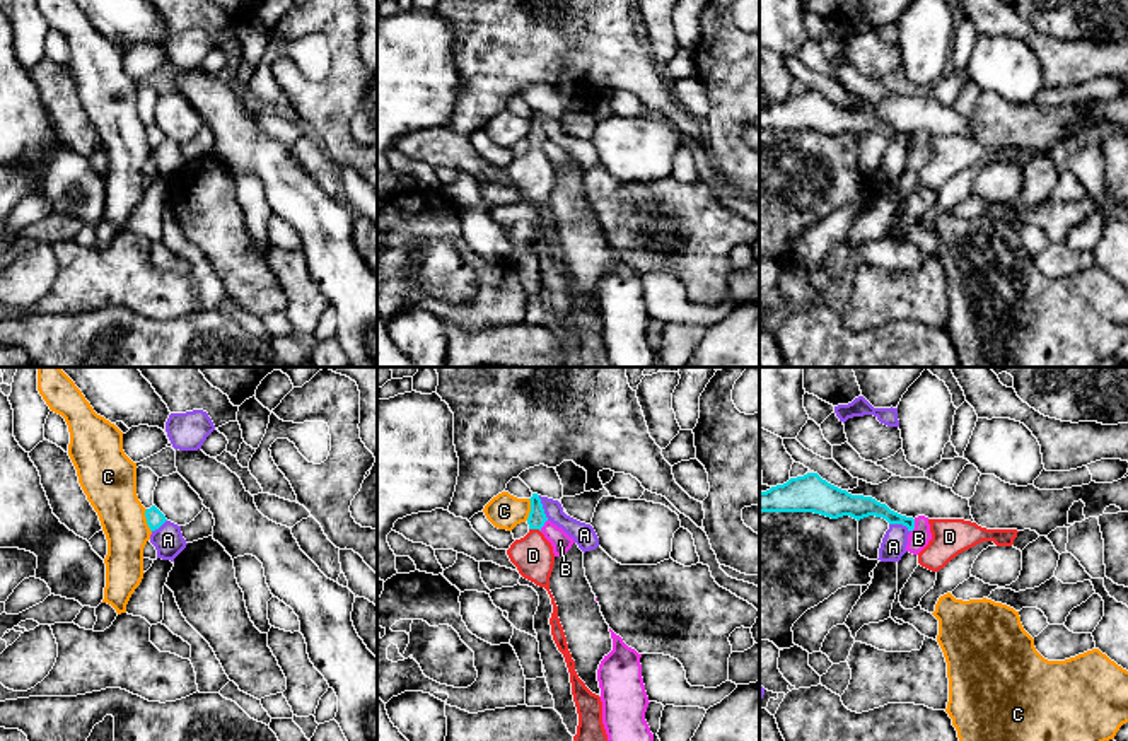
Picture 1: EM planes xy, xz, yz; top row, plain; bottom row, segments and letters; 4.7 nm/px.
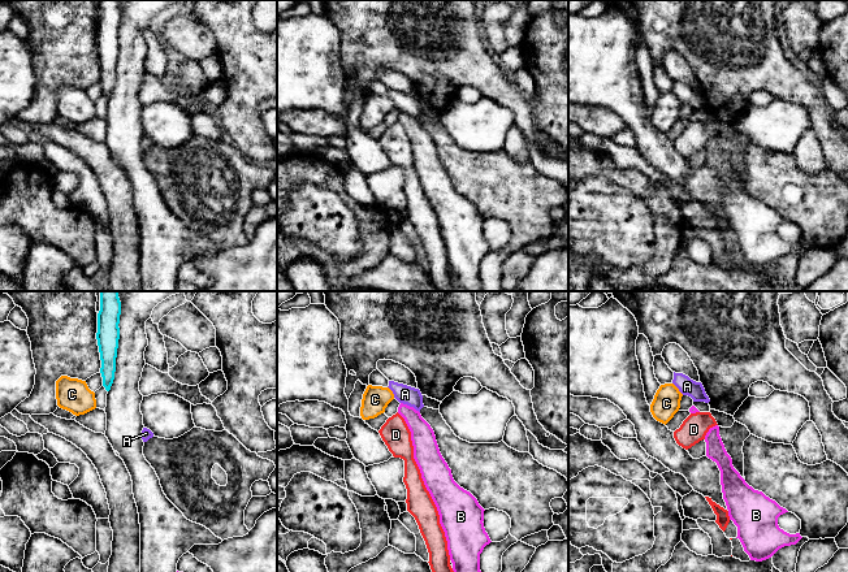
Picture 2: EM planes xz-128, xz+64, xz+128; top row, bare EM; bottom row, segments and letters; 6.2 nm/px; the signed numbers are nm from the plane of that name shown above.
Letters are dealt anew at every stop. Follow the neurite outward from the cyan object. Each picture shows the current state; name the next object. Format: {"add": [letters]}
{"add": ["D"]}

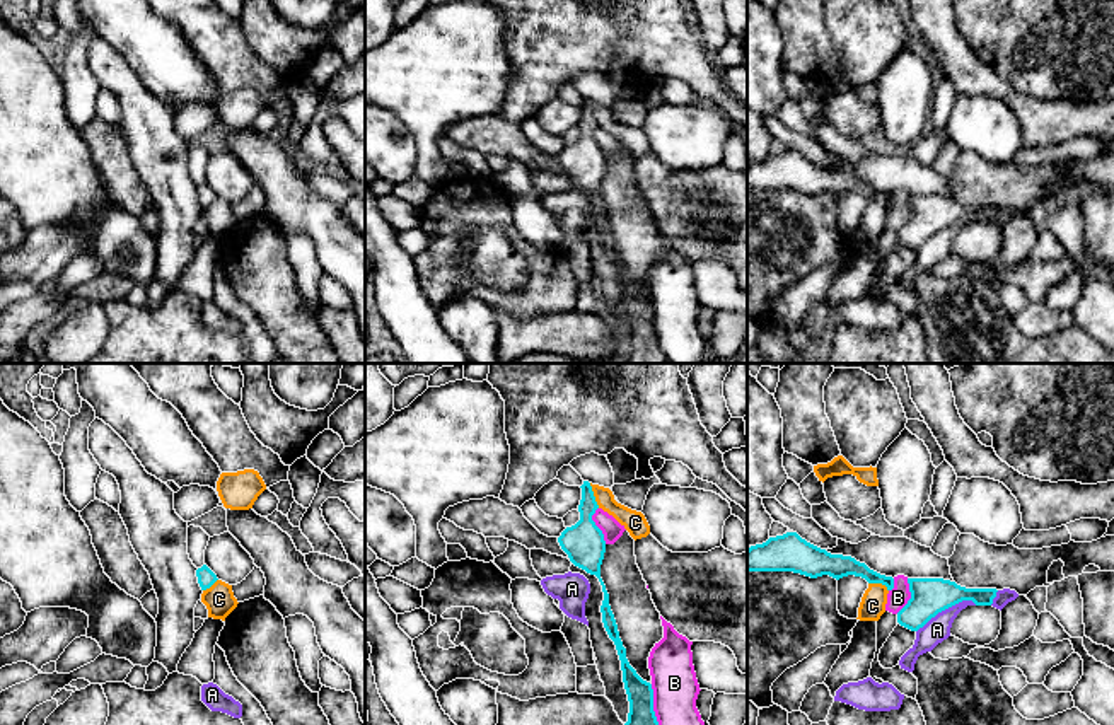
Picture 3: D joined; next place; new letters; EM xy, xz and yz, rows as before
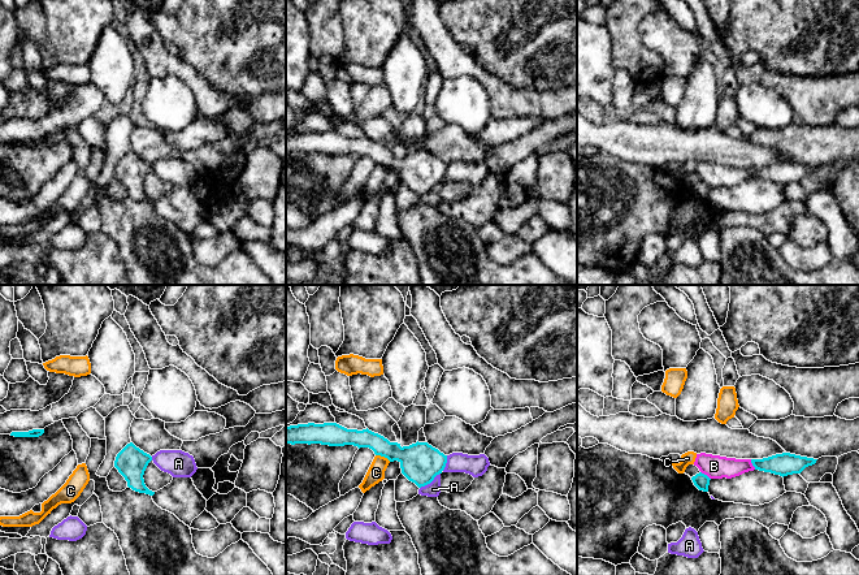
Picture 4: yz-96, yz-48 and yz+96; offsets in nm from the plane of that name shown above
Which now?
{"add": []}

